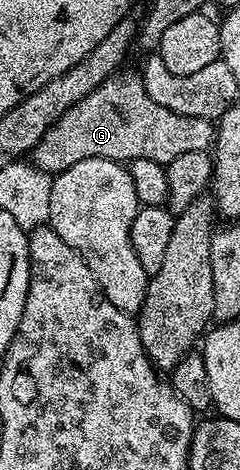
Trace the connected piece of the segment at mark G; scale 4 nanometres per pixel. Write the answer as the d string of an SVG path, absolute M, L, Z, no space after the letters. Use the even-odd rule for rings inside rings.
M141 75L109 76L100 86L76 106L72 106L40 138L32 153L32 163L45 172L57 174L84 162L84 158L104 158L129 162L152 158L152 162L171 164L180 154L192 150L207 151L216 139L216 128L211 121L176 114L153 98L148 98Z

